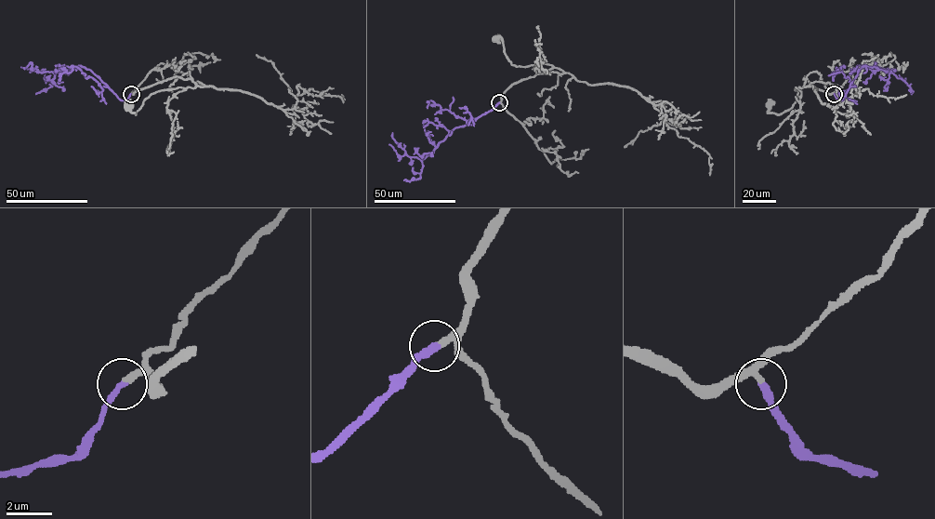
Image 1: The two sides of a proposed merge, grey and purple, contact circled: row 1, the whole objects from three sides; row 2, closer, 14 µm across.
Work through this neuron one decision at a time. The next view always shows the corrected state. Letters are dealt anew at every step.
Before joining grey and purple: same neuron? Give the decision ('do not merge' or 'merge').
merge

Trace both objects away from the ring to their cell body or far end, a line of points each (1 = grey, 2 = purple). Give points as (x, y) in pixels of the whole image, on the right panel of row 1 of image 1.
1: (834, 93), (816, 88), (804, 76), (804, 86), (795, 88), (796, 99), (790, 108), (768, 113), (769, 104)
2: (834, 93), (842, 99), (862, 67), (890, 72), (878, 69), (875, 63), (864, 69)

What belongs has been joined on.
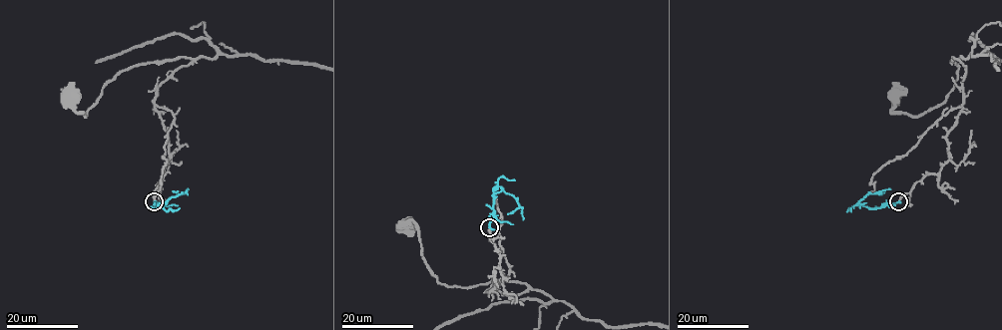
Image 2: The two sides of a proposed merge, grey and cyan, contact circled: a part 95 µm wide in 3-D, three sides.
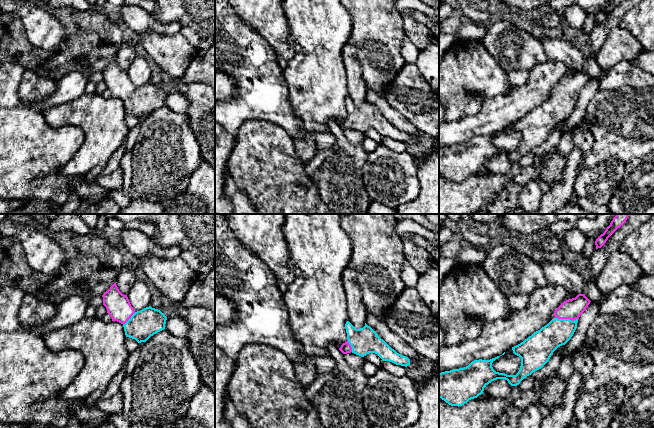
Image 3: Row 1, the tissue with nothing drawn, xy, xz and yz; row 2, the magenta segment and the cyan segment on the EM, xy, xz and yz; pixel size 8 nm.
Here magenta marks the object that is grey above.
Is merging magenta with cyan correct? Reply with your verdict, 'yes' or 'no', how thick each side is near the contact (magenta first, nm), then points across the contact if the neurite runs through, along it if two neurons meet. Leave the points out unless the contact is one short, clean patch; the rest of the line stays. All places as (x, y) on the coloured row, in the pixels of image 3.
yes; 160 nm thick on the magenta side, 220 nm on the other; runs through yz (571, 309), (566, 318), (564, 325), (557, 332)

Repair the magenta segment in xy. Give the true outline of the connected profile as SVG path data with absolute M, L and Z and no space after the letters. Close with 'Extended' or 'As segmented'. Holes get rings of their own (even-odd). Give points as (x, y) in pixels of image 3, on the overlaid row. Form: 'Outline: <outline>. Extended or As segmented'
Outline: M116 282L102 295L103 305L112 321L121 323L126 337L138 343L146 342L151 336L165 329L167 317L160 310L146 307L135 311L127 295L122 294Z. Extended

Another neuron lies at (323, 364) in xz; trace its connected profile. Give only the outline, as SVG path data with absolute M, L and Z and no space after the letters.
M330 356L315 357L315 373L316 377L321 376L329 371L333 371L336 367L336 362Z

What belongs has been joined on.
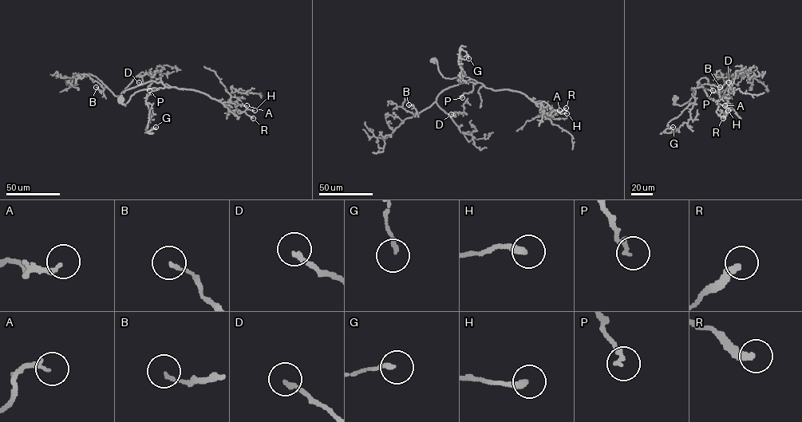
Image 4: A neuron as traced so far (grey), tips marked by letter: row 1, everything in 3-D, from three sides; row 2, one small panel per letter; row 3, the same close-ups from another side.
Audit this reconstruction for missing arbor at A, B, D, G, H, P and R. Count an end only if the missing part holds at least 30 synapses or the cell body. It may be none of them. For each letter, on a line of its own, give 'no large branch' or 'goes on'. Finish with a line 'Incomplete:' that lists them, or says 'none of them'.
A: no large branch
B: no large branch
D: no large branch
G: no large branch
H: no large branch
P: no large branch
R: no large branch
Incomplete: none of them

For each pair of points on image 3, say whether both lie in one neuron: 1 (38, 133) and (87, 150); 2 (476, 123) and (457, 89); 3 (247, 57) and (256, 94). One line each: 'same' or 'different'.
1: different
2: different
3: same

